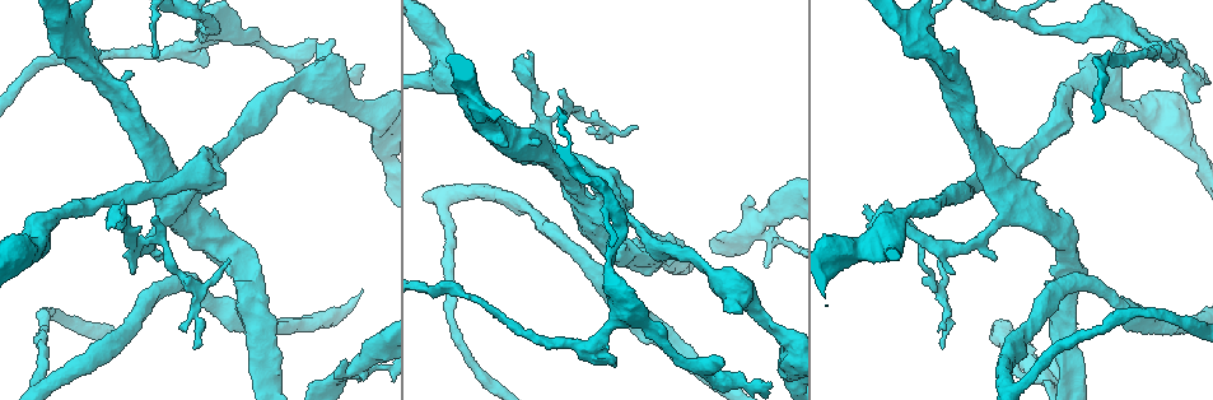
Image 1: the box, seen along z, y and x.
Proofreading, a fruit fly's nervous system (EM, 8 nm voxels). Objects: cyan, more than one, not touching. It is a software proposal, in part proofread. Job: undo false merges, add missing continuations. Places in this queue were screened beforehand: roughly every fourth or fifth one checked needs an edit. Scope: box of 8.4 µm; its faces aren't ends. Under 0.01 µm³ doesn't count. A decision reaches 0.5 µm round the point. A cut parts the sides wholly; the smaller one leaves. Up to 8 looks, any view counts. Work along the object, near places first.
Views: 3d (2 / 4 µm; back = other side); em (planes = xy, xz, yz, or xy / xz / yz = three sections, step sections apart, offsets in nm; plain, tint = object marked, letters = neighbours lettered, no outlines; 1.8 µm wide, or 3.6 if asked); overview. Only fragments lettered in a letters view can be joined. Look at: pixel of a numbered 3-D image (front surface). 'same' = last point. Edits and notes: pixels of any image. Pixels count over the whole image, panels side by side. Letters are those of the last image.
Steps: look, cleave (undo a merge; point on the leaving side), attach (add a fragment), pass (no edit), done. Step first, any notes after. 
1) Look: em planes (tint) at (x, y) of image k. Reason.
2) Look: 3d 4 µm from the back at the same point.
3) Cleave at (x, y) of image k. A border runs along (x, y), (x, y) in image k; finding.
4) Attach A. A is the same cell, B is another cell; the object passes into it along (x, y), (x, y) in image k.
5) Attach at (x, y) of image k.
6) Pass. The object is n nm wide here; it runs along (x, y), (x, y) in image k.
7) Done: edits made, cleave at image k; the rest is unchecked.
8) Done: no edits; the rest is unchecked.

Look: 3d 2 µm at (1017, 187) of image 1. Two arms at a narrow angle.

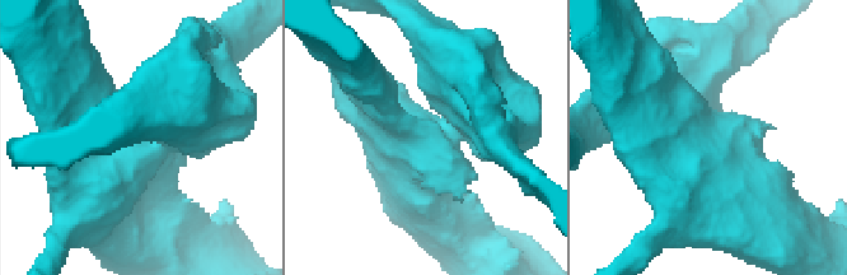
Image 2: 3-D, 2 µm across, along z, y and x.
Look: em 3.6 µm planes (letters) at (709, 139) of image 2.

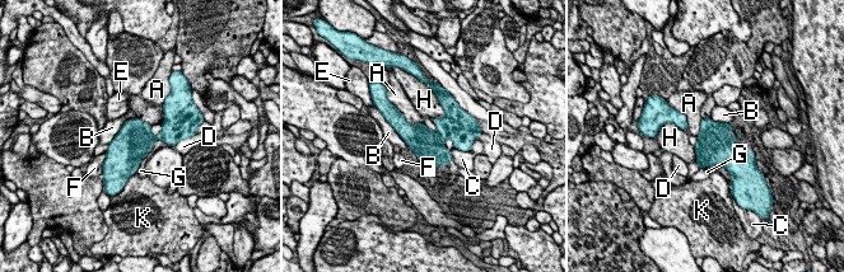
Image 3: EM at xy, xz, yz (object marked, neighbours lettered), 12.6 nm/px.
Pass. The object is 420 nm wide here; A, B, C, D, E, F, G, H and K are other cells; a border runs along (393, 104), (409, 122), (423, 123) in image 3; all the same cell.

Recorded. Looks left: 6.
Look: 3d 4 µm at (362, 67) of image 1.

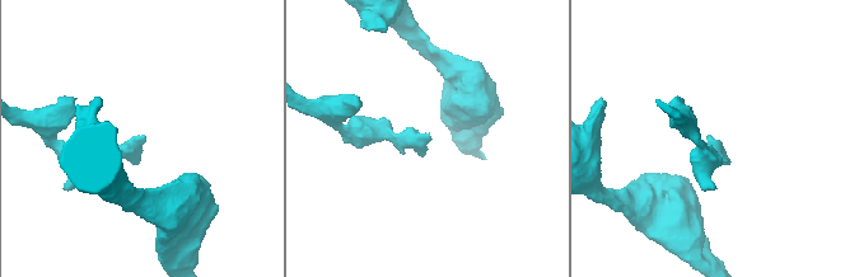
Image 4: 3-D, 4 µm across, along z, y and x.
Look: em planes (letters) at (145, 136) of image 4.

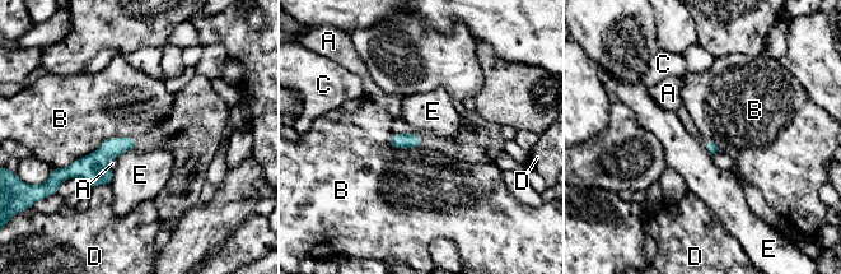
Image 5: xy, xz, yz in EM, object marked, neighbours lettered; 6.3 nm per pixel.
Pass. A, B, C, D and E are other cells; a border runs along (112, 136), (69, 165), (52, 168) in image 5; none of them fits.

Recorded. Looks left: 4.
Look: 3d 2 µm at (107, 227) of image 1. Free end.

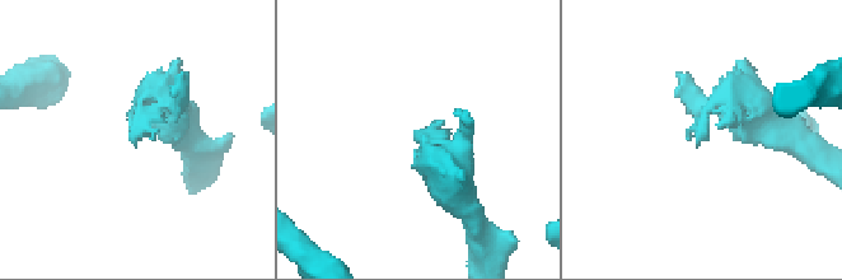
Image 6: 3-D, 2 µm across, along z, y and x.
Look: em planes (plain) at (698, 144) of image 6. Shape alone is not enough.

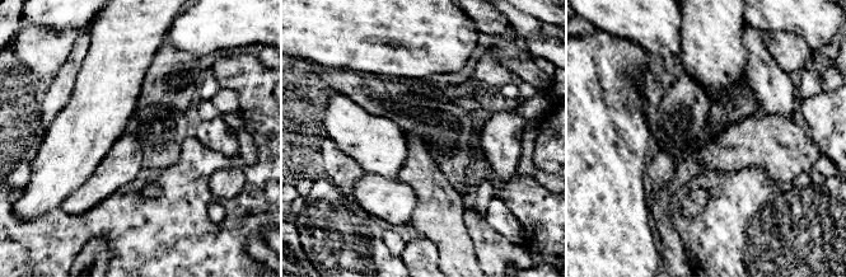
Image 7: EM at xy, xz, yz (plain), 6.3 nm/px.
Look: em planes (letters) at the same point. See the neighbours.

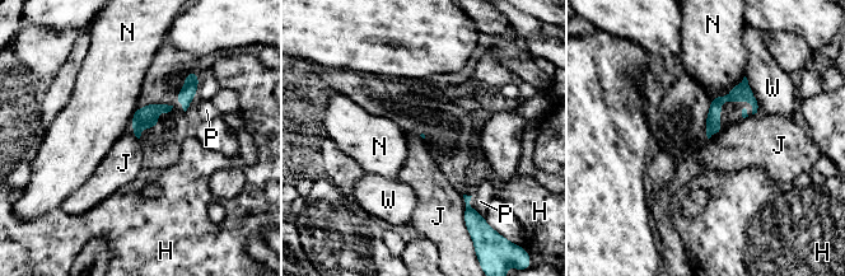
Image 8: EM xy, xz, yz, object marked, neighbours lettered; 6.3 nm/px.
Pass. The longest contact is with N, 260 nm; H, J, N, P and W are other cells; it runs along (745, 83), (715, 106), (709, 132) in image 8; none of them fits.

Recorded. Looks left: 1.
Done: no edits; the rest is unchecked.

